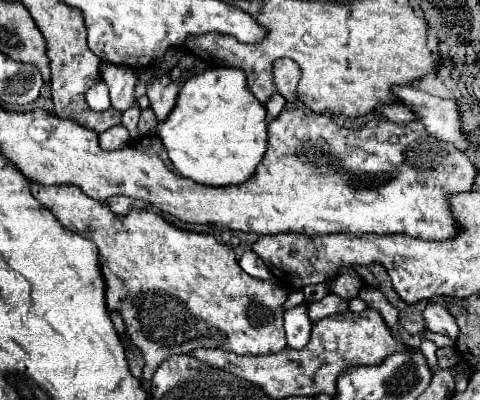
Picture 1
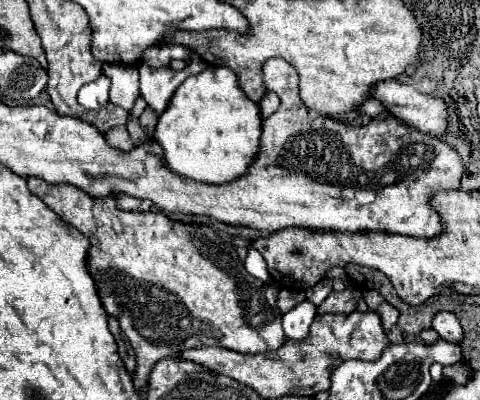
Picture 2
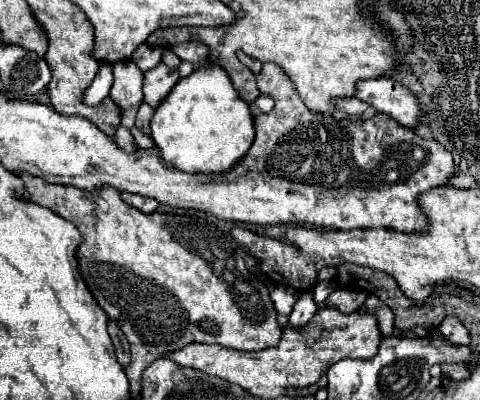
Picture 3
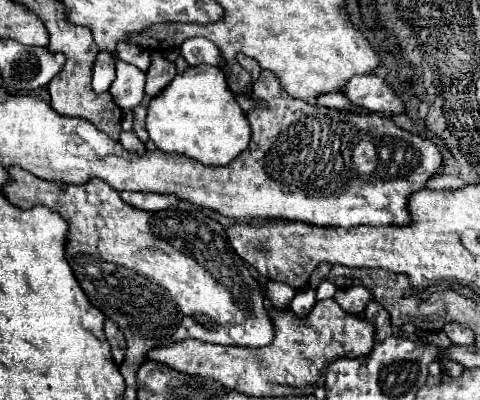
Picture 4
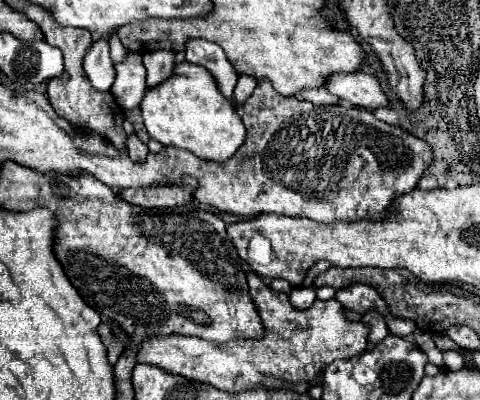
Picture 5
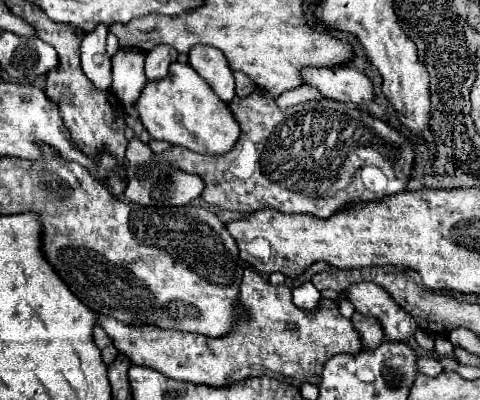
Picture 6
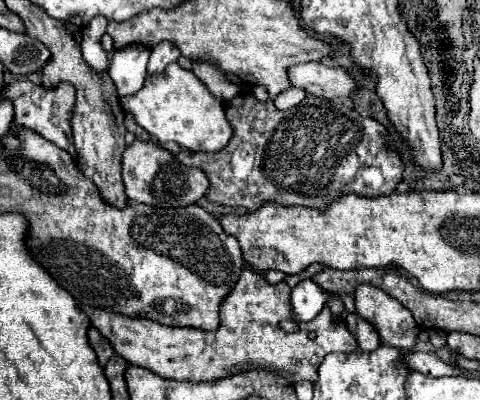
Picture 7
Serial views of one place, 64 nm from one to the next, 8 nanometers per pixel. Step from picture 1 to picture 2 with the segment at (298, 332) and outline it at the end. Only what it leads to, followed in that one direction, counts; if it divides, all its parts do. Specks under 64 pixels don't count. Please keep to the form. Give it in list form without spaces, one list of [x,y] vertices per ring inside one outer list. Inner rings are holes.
[[[300,302],[298,306],[294,306],[290,312],[284,314],[282,318],[282,326],[286,332],[288,340],[298,340],[302,342],[308,336],[308,328],[312,324],[312,320],[316,318],[316,306],[310,302]]]

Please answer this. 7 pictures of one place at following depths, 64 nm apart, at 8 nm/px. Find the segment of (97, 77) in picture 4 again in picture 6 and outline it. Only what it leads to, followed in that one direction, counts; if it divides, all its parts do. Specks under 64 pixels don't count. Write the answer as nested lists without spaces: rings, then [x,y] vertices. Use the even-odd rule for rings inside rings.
[[[100,24],[96,32],[86,34],[82,40],[82,70],[100,90],[108,90],[112,86],[112,64],[106,54],[106,34],[108,28]]]

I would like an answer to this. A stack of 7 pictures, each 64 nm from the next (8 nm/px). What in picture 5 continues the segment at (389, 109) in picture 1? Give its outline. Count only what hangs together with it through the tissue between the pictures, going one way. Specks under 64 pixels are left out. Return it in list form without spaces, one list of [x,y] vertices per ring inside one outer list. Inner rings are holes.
[[[316,88],[312,92],[302,92],[300,98],[308,100],[308,102],[314,102],[314,104],[338,104],[340,98],[330,94],[326,88]]]

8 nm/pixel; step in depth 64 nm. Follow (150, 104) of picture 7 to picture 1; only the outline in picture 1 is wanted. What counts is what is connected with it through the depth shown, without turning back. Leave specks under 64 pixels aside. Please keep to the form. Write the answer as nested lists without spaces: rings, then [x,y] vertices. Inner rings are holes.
[[[208,68],[184,82],[176,108],[156,134],[182,176],[206,186],[232,186],[246,182],[266,154],[266,116],[264,104],[252,94],[240,68]]]

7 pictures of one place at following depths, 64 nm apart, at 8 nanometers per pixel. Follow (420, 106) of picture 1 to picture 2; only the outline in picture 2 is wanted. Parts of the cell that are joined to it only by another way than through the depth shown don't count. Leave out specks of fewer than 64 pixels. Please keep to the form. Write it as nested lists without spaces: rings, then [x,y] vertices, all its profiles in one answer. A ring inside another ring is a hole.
[[[388,80],[388,82],[376,84],[376,88],[372,88],[372,96],[378,98],[380,102],[384,102],[386,108],[398,120],[402,120],[404,124],[408,124],[408,126],[412,126],[420,132],[432,134],[436,138],[442,138],[448,132],[448,104],[442,98],[432,98],[428,94],[422,94],[416,88],[412,88],[408,84],[402,84],[400,80]]]

